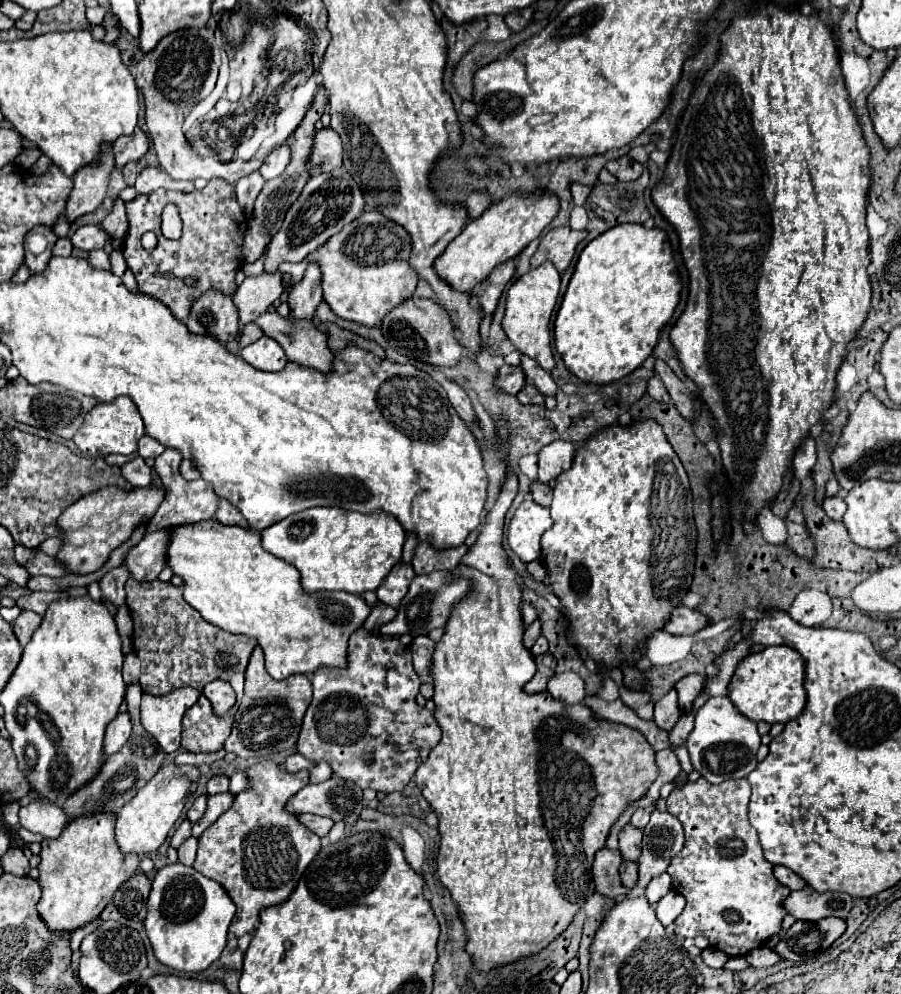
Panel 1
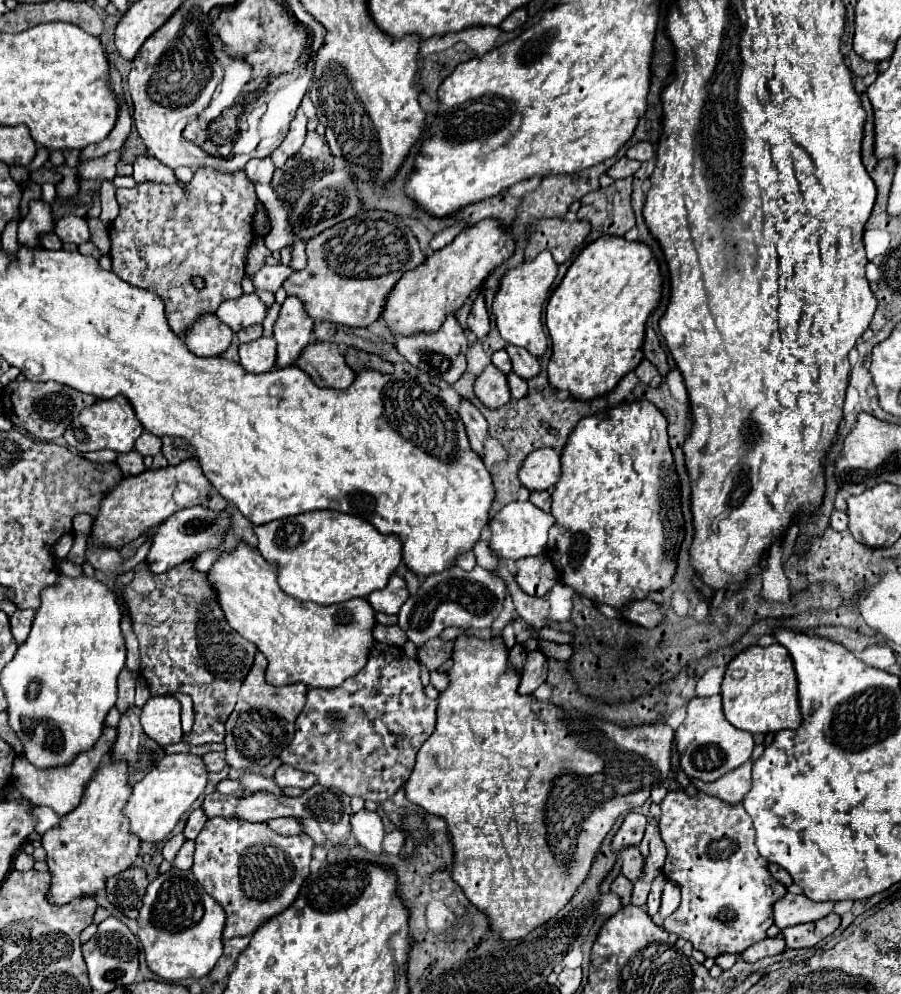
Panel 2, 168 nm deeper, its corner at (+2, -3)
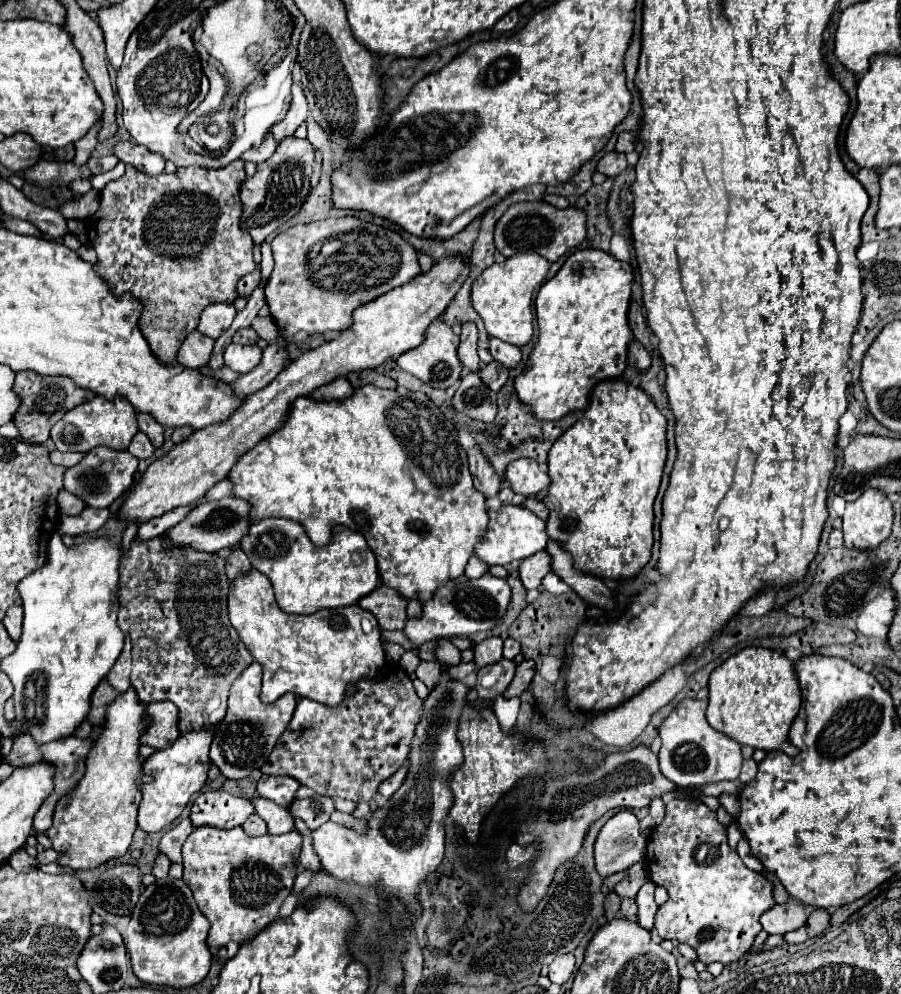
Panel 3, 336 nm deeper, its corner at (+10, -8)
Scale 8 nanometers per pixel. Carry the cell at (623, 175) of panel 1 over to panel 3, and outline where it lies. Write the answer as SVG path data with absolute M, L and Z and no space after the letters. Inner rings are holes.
M610 151L606 153L598 163L596 163L596 169L600 173L604 173L606 177L616 177L620 175L624 169L626 169L626 157L624 153L618 153L618 151Z

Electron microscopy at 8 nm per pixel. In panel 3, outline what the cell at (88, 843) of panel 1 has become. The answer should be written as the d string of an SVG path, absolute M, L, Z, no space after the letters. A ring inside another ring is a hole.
M134 687L120 693L108 705L104 727L86 755L86 771L78 785L58 799L52 827L46 831L52 839L52 847L62 853L58 859L60 865L74 871L96 869L128 851L132 833L136 831L136 811L142 799L136 781L150 781L150 777L142 773L142 757L138 753L140 737L148 727L148 721L146 707L138 699Z

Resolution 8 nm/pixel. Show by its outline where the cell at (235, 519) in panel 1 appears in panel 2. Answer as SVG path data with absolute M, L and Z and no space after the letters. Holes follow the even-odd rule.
M230 510L230 528L228 528L228 534L226 534L224 542L222 542L222 548L224 550L234 550L240 540L248 542L250 546L258 544L252 522L248 522L238 510Z

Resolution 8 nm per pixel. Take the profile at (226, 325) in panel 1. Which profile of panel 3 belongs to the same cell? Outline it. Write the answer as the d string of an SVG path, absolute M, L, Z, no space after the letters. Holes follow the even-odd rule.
M192 331L180 345L176 361L188 369L200 369L200 367L208 365L212 347L214 347L212 339L208 339L206 335L198 335L198 331Z

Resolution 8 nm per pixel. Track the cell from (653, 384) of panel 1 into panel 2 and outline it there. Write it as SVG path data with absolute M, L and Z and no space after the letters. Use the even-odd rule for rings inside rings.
M642 360L640 366L638 366L634 372L636 372L636 376L640 378L640 382L646 384L646 386L650 386L650 388L660 386L660 382L664 382L662 376L658 374L658 370L656 370L648 360Z

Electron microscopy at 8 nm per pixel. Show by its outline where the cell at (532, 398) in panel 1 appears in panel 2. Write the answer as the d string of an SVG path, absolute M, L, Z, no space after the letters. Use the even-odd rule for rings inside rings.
M514 372L508 374L508 384L510 384L512 398L524 398L524 396L528 394L528 384L526 384L526 380L520 380Z

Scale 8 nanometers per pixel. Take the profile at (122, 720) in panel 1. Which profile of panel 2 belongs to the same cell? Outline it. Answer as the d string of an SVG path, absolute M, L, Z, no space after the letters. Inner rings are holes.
M106 726L104 732L102 732L102 736L100 736L100 742L96 742L96 746L92 750L86 750L84 754L78 754L76 762L72 766L64 766L64 770L36 770L28 762L24 762L22 756L18 756L16 758L16 766L12 770L12 776L16 780L14 784L20 790L20 794L24 798L28 798L28 802L32 802L32 806L48 806L56 814L64 816L64 814L68 814L70 810L74 810L80 804L80 798L84 794L86 784L92 780L94 772L102 764L102 758L106 754L110 754L116 738L118 738L118 730Z

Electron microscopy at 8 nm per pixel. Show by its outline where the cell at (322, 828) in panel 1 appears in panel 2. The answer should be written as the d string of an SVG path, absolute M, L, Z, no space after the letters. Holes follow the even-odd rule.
M276 818L272 822L268 822L268 826L282 834L282 836L296 836L296 834L304 834L304 826L296 820L296 818Z

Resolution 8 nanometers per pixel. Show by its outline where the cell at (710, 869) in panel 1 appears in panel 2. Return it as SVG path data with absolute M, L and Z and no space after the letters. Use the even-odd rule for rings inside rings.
M698 790L696 796L688 796L686 792L668 792L660 802L660 832L662 840L668 846L668 858L662 868L666 880L674 882L682 890L682 902L676 912L672 912L664 920L664 928L670 934L676 934L684 940L690 940L696 950L704 952L708 958L716 958L720 954L732 952L742 954L748 946L766 938L766 930L774 924L772 906L786 894L786 886L772 880L768 870L768 860L758 854L754 826L750 816L746 814L742 802L730 804L716 796L710 796Z

